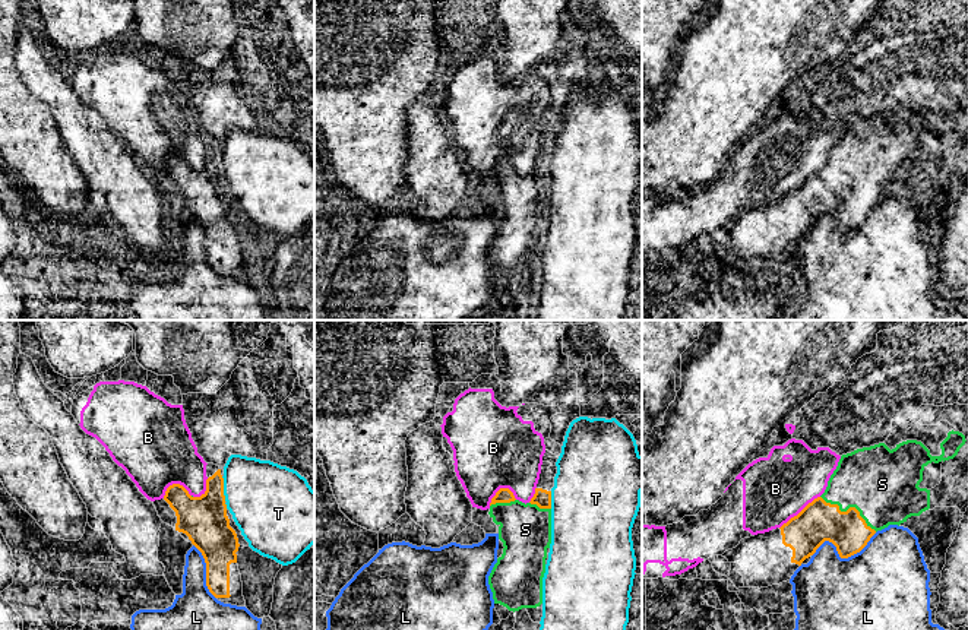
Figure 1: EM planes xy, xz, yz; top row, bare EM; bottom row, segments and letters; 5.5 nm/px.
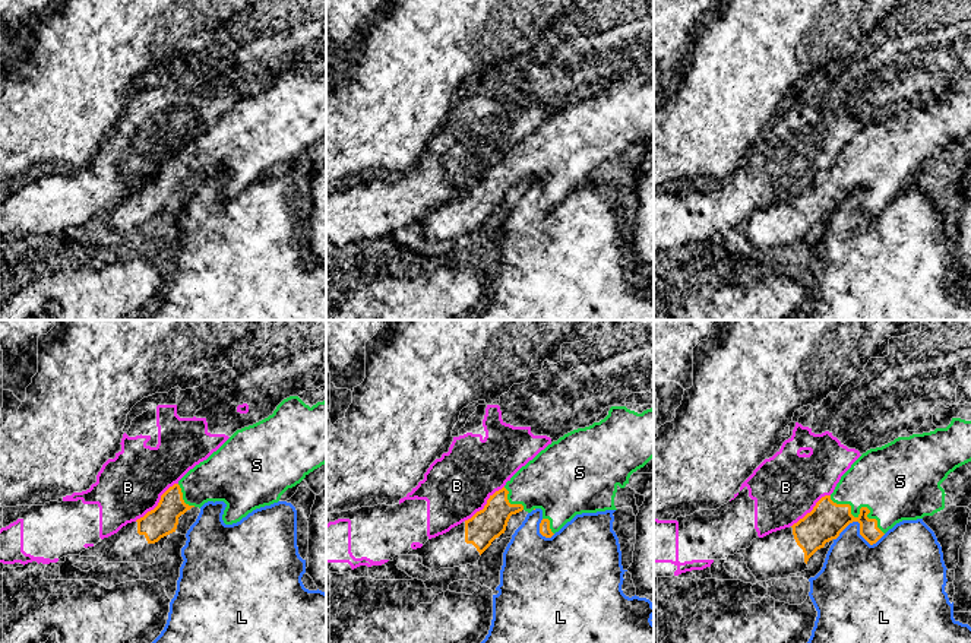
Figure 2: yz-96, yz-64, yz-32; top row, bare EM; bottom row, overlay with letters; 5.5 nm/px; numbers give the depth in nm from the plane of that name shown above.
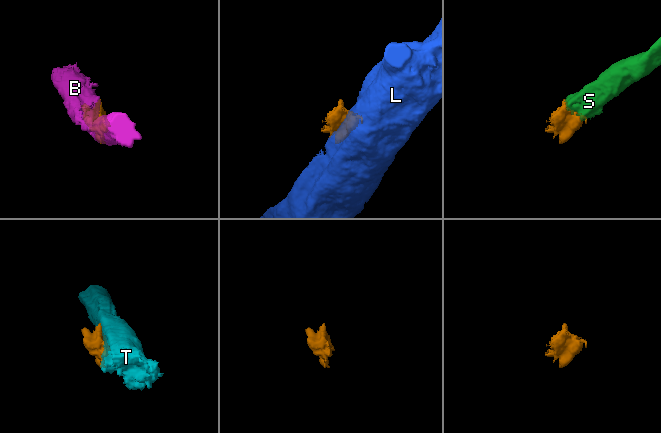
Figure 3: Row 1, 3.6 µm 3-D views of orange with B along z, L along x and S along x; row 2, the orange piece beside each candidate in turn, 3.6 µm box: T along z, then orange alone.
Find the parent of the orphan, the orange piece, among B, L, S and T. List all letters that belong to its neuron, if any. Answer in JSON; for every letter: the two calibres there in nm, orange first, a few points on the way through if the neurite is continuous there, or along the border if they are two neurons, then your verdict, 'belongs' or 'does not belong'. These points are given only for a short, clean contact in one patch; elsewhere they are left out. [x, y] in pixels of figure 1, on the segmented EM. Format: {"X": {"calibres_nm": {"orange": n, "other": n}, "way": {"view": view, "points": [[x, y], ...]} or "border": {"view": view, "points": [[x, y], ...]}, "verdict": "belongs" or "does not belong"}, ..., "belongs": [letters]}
{"B": {"calibres_nm": {"orange": 220, "other": 360}, "border": {"view": "yz", "points": [[819, 496], [780, 528]]}, "verdict": "does not belong"}, "L": {"calibres_nm": {"orange": 220, "other": 440}, "verdict": "does not belong"}, "S": {"calibres_nm": {"orange": 220, "other": 400}, "verdict": "belongs"}, "T": {"calibres_nm": {"orange": 260, "other": 420}, "verdict": "does not belong"}, "belongs": ["S"]}

